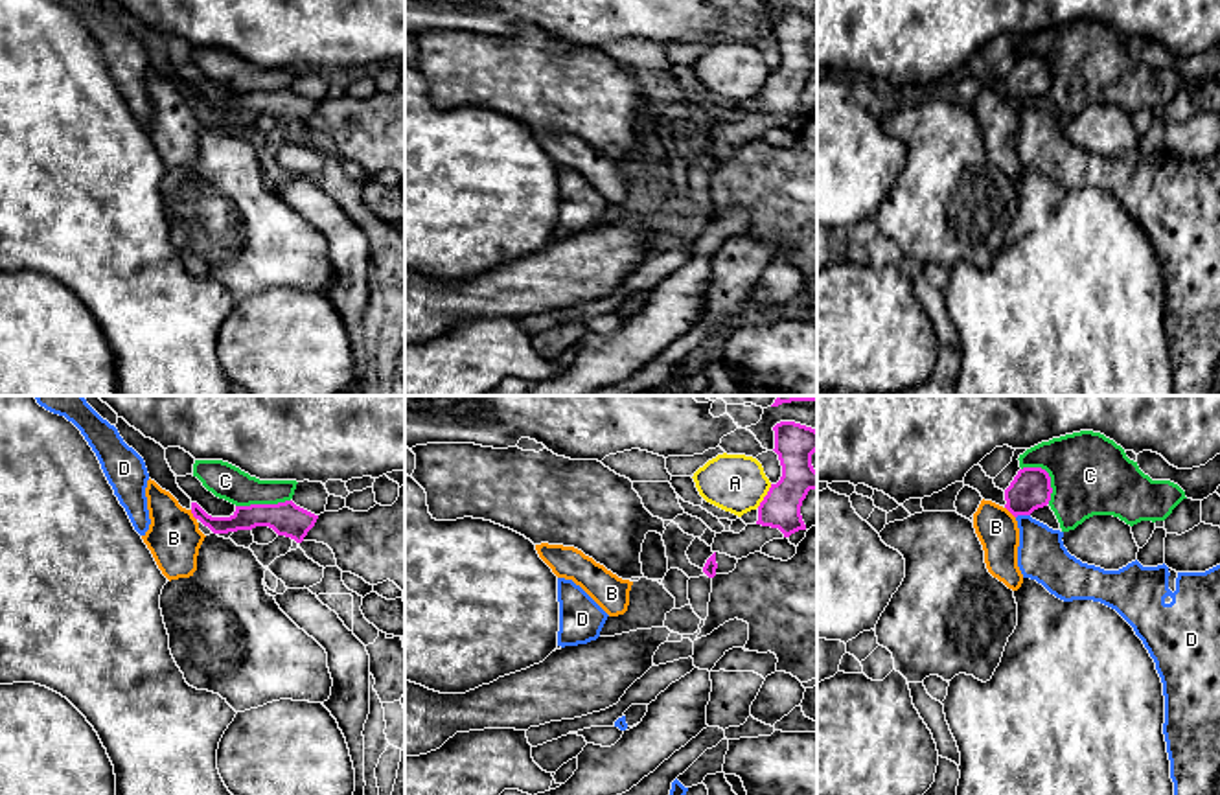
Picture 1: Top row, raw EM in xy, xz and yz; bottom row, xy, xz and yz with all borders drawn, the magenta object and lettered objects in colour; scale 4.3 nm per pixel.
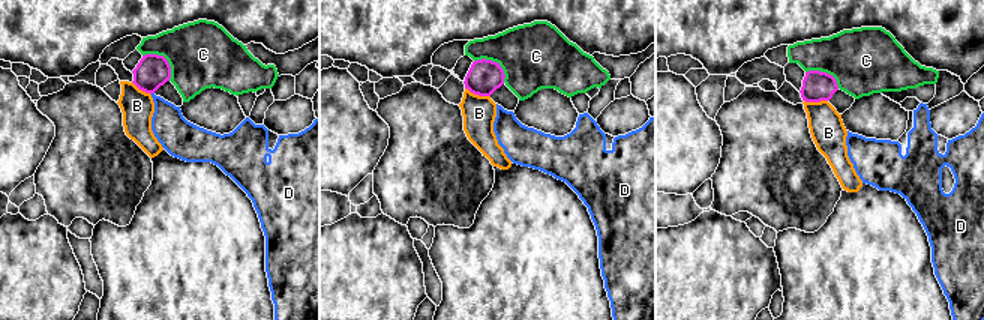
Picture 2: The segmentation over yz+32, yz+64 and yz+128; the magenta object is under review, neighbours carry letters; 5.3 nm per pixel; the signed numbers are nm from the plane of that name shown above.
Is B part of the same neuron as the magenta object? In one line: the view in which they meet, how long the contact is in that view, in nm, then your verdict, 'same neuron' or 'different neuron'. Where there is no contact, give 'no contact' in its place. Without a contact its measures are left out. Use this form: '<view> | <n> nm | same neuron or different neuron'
yz | 70 nm | different neuron

